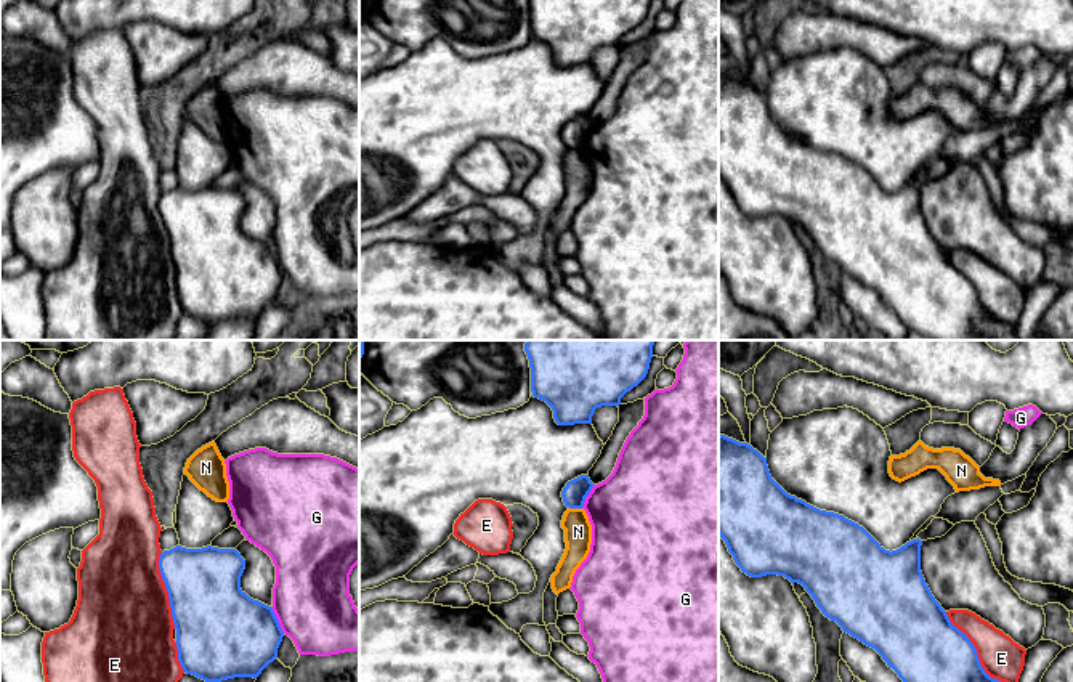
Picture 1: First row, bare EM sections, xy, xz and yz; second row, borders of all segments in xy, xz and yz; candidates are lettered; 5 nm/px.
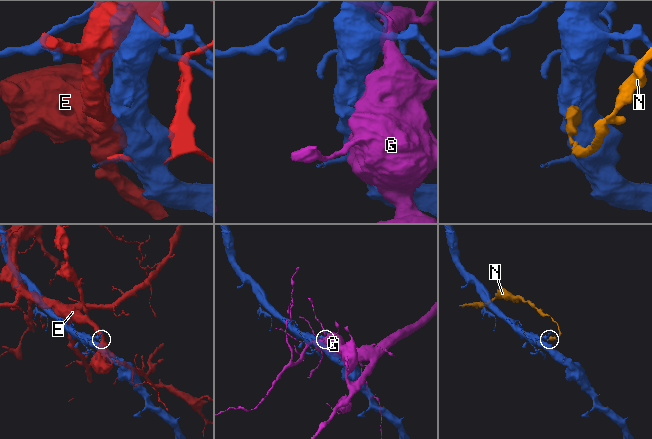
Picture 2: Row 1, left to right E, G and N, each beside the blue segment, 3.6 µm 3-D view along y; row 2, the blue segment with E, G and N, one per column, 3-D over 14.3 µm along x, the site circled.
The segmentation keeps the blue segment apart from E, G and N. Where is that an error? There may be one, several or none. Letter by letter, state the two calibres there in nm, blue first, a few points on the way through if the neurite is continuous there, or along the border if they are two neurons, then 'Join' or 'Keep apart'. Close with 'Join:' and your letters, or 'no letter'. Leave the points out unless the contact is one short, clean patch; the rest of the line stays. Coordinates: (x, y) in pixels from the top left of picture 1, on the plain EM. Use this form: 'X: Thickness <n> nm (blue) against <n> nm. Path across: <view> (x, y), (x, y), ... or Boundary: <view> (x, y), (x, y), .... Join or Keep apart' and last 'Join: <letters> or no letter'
E: Thickness 380 nm (blue) against 200 nm. Keep apart
G: Thickness 420 nm (blue) against 380 nm. Keep apart
N: Thickness 120 nm (blue) against 140 nm. Boundary: xz (568, 146), (581, 150). Keep apart
Join: no letter

